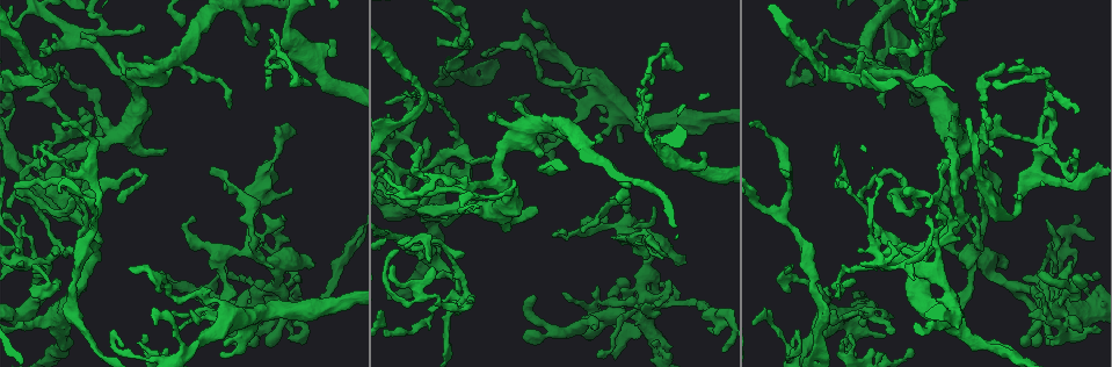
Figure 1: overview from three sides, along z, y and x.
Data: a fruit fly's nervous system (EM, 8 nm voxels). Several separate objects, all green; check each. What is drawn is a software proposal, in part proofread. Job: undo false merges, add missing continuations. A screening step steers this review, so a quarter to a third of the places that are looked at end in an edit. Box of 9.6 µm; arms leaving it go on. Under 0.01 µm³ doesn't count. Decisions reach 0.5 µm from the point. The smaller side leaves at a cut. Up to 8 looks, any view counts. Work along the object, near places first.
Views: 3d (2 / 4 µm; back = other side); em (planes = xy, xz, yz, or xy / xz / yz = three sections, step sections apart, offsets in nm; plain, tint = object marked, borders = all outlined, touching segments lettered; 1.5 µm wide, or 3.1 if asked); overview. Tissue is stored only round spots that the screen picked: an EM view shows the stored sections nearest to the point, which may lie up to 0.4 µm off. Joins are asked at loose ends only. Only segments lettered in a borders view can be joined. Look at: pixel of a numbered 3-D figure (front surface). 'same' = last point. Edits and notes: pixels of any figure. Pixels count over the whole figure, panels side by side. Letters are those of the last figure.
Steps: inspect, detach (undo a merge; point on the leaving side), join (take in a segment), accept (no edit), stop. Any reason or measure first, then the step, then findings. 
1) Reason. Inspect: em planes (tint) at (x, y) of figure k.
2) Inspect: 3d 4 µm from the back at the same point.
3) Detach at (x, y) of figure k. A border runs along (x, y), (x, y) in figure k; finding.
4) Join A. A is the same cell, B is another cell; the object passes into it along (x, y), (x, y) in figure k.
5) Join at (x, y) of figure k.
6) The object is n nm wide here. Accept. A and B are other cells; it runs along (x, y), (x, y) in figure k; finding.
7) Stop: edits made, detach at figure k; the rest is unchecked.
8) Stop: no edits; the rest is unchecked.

Tapers out. Inspect: 3d 2 µm at (660, 135) of figure 1.

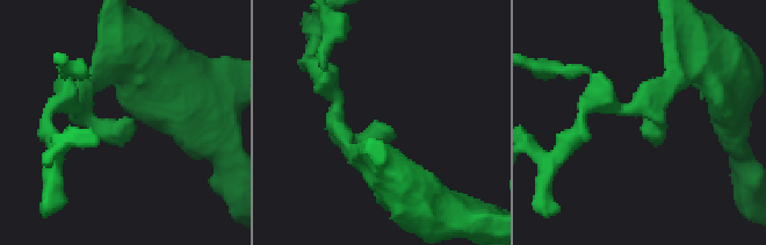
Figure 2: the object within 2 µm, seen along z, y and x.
Need the tissue. Inspect: em planes (borders) at (135, 129) of figure 2.

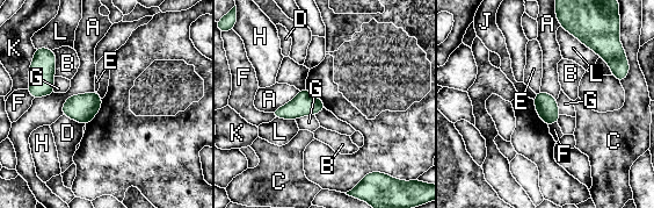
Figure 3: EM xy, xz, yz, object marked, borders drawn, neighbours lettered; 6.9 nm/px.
The object is 150 nm wide here. Accept. A, B, C, D, E, F, G, H, J, K and L are other cells; a border runs along (95, 92), (71, 95), (62, 114) in figure 3; none of them fits.

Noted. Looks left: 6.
Inspect: em yz step 4 (tint) at (826, 32) of figure 1.

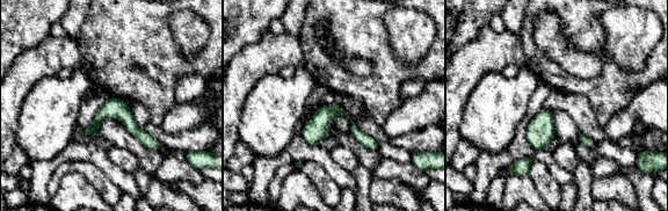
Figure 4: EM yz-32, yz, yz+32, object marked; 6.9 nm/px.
Inspect: em xy step 4 (tint) at the same point.

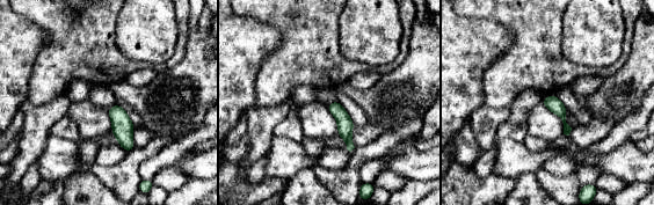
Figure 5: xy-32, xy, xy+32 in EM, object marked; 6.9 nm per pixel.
What lies round it. Inspect: em xy step 4 (borders) at the same point.

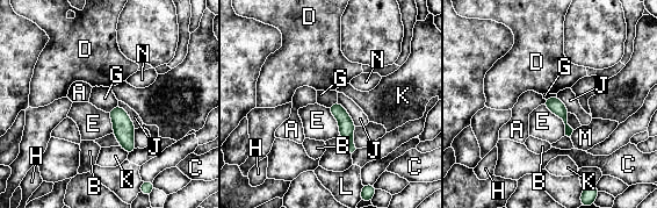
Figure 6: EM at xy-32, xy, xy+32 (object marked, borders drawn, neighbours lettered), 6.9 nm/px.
Accept. A, B, C, D, E, G, H, J, K, L, M and N are other cells; a border runs along (543, 105), (562, 120), (565, 135) in figure 6; continuous, no second cell.

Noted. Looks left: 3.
Sharp bend. Inspect: em planes (tint) at (934, 40) of figure 1.

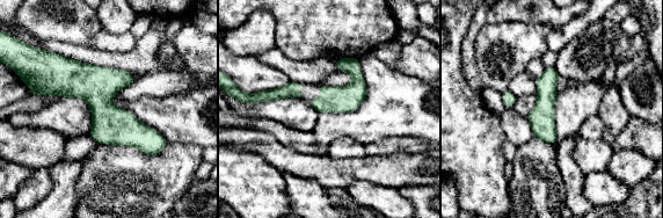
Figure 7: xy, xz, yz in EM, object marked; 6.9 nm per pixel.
See the neighbours. Inspect: em planes (borders) at the same point.

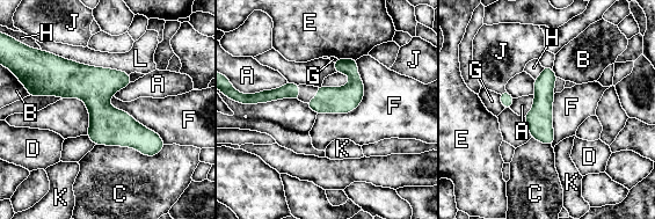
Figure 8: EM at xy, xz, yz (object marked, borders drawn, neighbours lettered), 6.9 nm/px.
Accept. A, B, C, D, E, F, G, H, J, K and L are other cells; a border runs along (357, 59), (361, 102), (317, 115) in figure 8; all the same cell.

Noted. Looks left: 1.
Stop: no edits; the rest is unchecked.

